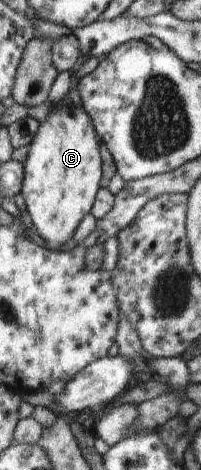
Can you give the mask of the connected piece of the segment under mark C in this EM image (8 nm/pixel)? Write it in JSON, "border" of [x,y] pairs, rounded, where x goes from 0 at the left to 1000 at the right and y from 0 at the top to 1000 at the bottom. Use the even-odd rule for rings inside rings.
{"border":[[[338,215],[264,226],[234,255],[189,264],[119,345],[104,411],[164,485],[254,534],[343,513],[408,466],[448,453],[507,381],[512,340],[493,291],[453,251],[408,230]]]}

